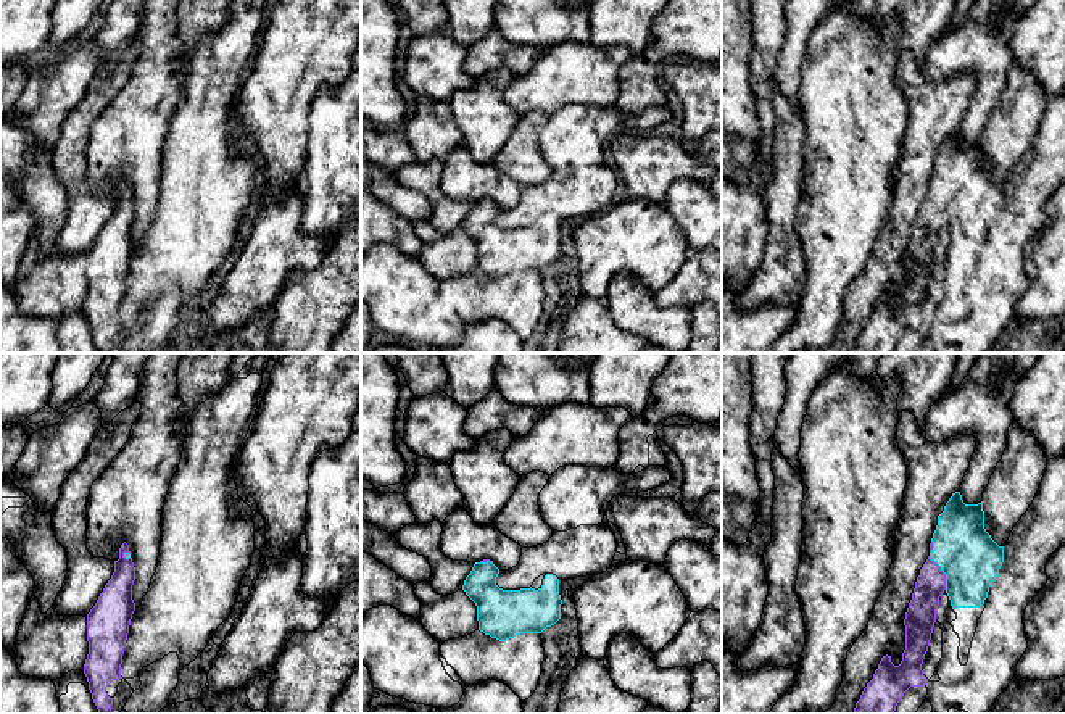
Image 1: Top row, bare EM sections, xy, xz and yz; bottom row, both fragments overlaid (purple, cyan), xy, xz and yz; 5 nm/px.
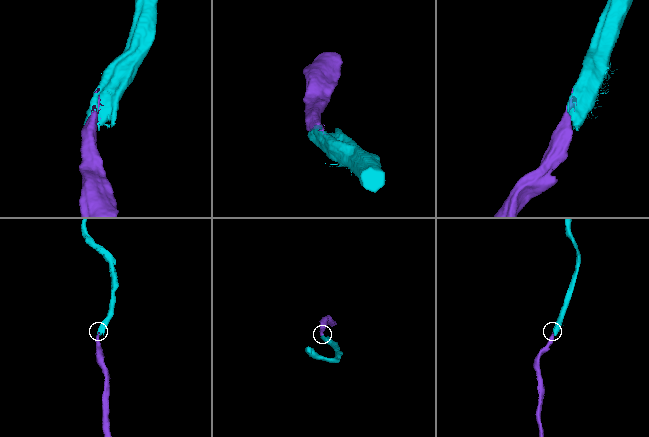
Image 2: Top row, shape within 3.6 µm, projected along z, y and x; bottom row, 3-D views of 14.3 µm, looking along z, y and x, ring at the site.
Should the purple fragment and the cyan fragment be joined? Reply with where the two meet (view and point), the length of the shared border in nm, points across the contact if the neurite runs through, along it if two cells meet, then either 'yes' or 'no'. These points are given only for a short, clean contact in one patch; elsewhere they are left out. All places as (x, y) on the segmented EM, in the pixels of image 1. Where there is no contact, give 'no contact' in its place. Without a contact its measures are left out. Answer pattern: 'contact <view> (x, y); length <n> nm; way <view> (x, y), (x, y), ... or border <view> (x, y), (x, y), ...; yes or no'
contact yz (943, 572); length 190 nm; yes

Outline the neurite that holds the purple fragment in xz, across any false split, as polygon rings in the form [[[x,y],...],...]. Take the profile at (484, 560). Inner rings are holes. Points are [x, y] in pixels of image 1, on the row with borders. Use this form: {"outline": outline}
{"outline": [[[490,561],[475,562],[466,577],[462,590],[477,606],[479,630],[491,638],[506,641],[520,633],[541,633],[561,619],[559,579],[546,574],[543,585],[535,588],[503,590],[496,585],[499,569]]]}

